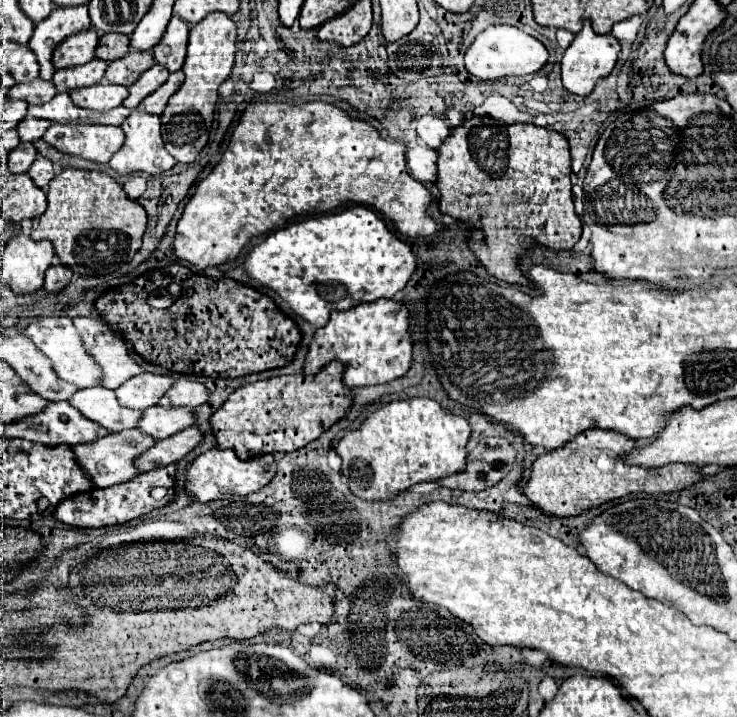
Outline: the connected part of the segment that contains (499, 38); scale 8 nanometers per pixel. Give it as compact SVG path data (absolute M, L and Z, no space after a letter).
M488 26L466 52L466 70L480 80L498 80L504 76L526 76L538 72L548 62L548 50L536 38L514 26Z

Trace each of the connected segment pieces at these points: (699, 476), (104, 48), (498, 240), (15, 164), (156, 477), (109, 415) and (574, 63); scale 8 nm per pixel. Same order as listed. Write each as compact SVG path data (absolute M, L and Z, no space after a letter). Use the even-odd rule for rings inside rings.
M586 430L566 446L540 456L534 462L532 478L524 494L538 510L552 516L578 516L594 506L624 498L628 494L670 494L686 490L704 480L702 466L670 464L664 468L642 468L622 460L624 454L640 448L634 438L616 434L612 430Z
M102 34L98 40L96 58L104 60L104 62L114 62L128 54L128 50L130 50L128 42L130 40L124 34Z
M472 116L470 120L464 120L462 126L454 128L450 132L450 136L444 140L444 144L440 146L438 150L438 190L440 190L440 212L442 214L448 214L456 220L462 220L468 224L468 228L474 232L470 238L468 238L468 246L472 250L472 254L476 256L476 260L488 270L490 276L498 278L498 280L504 280L508 284L522 284L522 286L532 286L528 284L528 278L520 272L520 266L514 266L520 262L520 258L528 252L526 246L546 246L554 252L564 252L564 250L572 250L574 244L580 240L582 236L582 224L580 224L580 218L578 214L574 212L574 198L572 198L572 184L570 184L570 150L568 150L568 140L558 134L556 130L548 130L548 128L538 128L534 124L504 124L504 122L496 122L494 118L490 116Z
M20 144L8 160L8 172L10 174L22 174L28 172L30 164L36 160L36 148L32 144Z
M164 466L156 468L152 472L144 472L142 476L132 478L130 482L116 484L110 488L96 488L84 494L76 494L72 498L66 498L60 502L54 510L54 518L76 526L76 528L102 528L102 526L114 526L114 524L126 524L130 520L136 520L156 508L162 508L174 500L174 484L176 484L176 466ZM154 488L166 488L168 494L162 500L156 500L152 496Z
M102 386L78 390L68 402L76 406L86 418L104 426L110 432L136 428L138 420L142 418L140 410L132 410L118 404L114 390L108 390Z
M586 20L584 22L584 28L576 34L574 42L566 48L564 52L564 58L562 58L562 82L564 82L564 88L572 94L578 94L578 96L588 96L596 84L598 78L606 78L612 68L616 66L616 60L618 60L618 52L620 52L620 44L618 40L612 36L612 34L594 34L590 22Z

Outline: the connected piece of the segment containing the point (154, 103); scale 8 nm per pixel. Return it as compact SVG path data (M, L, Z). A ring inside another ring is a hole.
M182 72L170 74L170 78L168 78L156 92L152 92L150 96L146 96L146 98L142 100L142 104L138 106L138 110L150 112L150 114L156 114L156 116L162 116L162 112L164 112L164 108L166 108L166 104L168 104L168 98L170 98L174 92L178 92L178 88L182 86L182 82L184 82L184 74L182 74Z

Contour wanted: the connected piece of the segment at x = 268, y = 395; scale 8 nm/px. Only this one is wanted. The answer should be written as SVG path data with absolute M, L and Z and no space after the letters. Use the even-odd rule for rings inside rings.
M334 360L316 376L276 376L238 388L212 416L210 424L218 440L218 448L234 448L242 460L248 460L262 454L294 452L304 448L342 420L352 402L352 390L342 384L342 364Z

